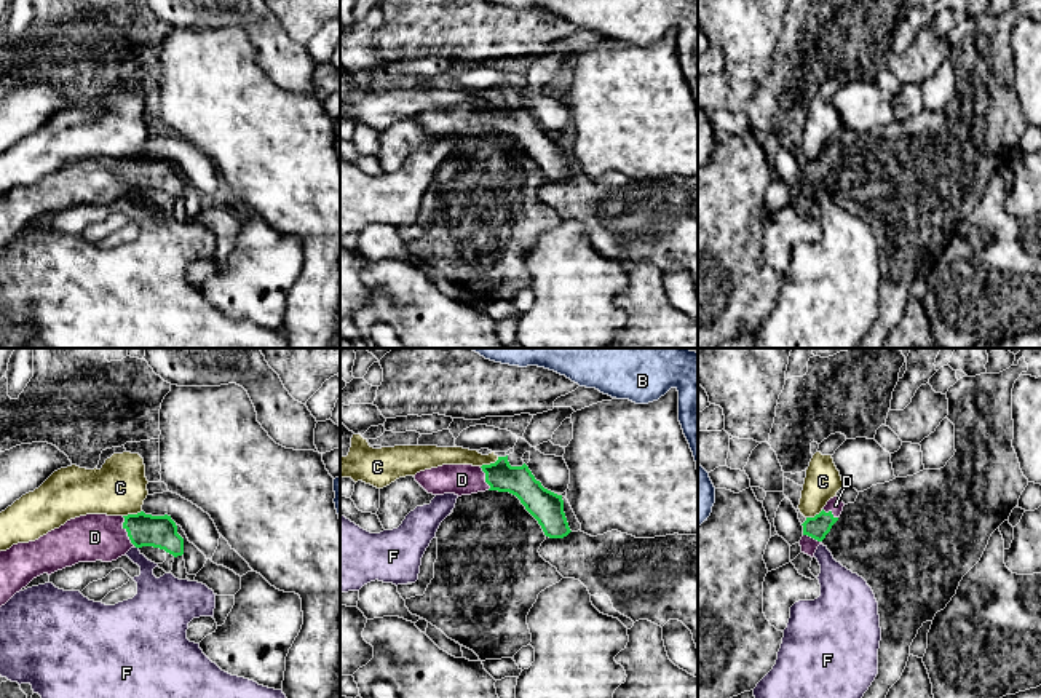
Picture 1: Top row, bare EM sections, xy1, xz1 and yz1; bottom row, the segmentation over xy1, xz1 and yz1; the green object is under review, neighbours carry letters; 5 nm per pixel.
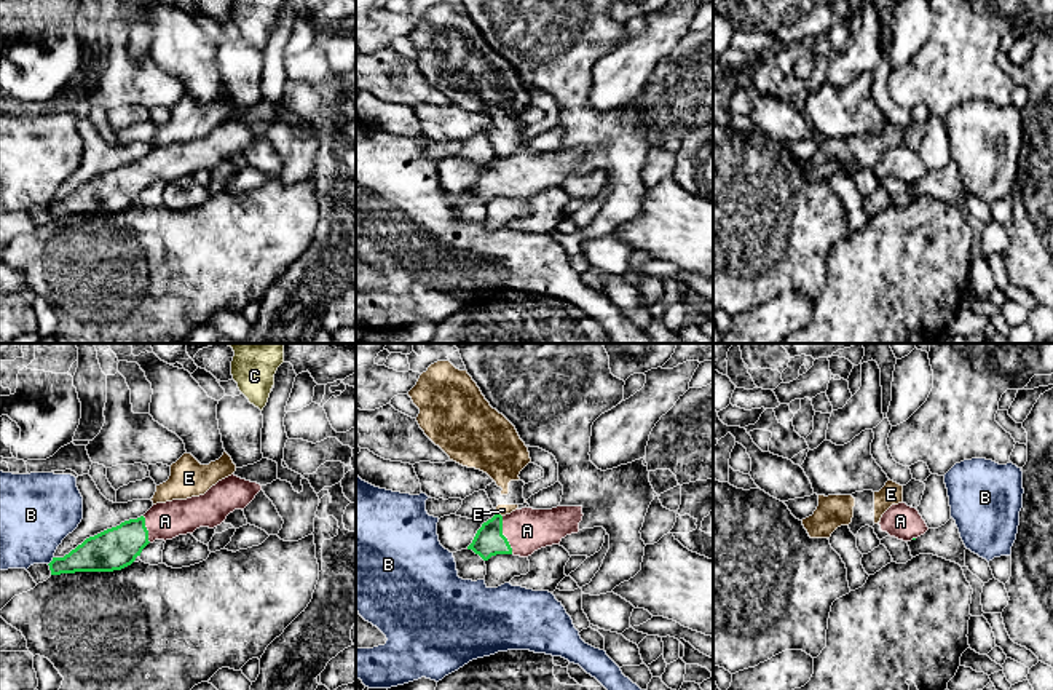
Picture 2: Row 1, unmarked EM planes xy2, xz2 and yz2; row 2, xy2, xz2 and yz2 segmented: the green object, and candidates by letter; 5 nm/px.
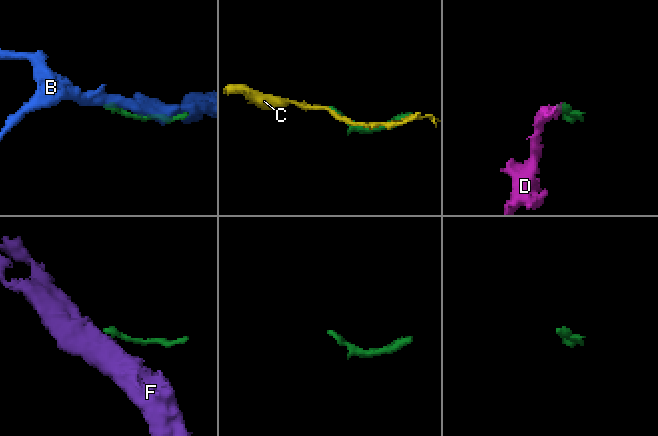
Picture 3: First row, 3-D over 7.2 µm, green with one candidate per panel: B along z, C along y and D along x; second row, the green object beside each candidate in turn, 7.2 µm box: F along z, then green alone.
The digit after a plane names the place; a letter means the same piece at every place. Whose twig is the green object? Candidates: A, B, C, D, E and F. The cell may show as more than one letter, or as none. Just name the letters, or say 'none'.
A, D

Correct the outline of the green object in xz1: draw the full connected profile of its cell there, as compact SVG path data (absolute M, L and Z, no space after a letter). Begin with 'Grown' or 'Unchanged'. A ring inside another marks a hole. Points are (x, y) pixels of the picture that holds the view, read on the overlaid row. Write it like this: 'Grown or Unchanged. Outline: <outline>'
Grown. Outline: M508 455L482 466L442 465L420 471L414 478L433 495L455 494L461 497L485 490L509 492L538 521L546 537L564 538L572 532L564 513L562 495L544 489L525 463L511 466Z

